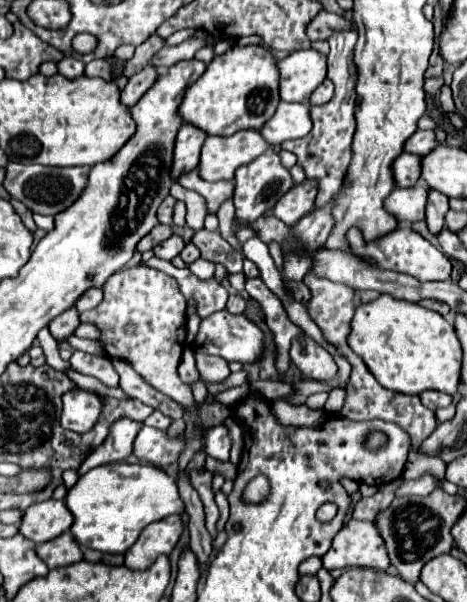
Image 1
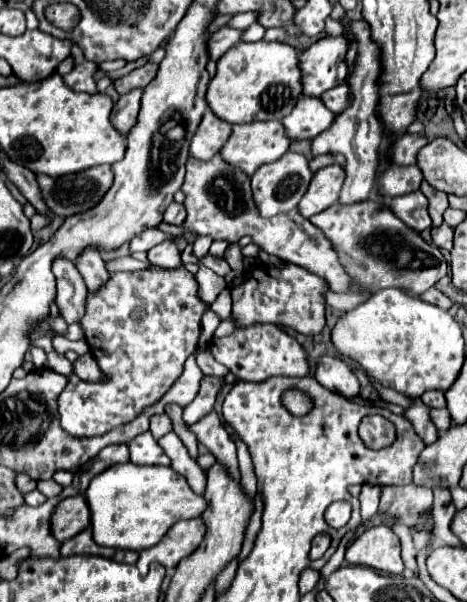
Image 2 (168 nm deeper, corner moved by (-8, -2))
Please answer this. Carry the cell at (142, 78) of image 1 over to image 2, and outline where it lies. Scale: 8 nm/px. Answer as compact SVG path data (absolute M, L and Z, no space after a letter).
M132 90L124 96L120 96L120 100L114 104L112 114L110 114L110 122L116 130L122 132L122 136L126 136L130 132L130 128L136 124L138 120L138 112L140 112L140 98L142 98L142 90Z

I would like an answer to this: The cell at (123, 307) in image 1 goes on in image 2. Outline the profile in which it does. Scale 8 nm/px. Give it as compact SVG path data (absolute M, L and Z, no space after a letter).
M150 266L146 270L138 270L138 272L116 272L110 276L110 280L106 284L100 286L100 290L96 292L88 292L88 298L86 298L86 312L84 316L80 318L80 326L84 330L84 338L86 342L90 342L90 350L98 362L98 368L102 370L104 378L98 380L98 382L84 382L80 380L78 376L68 376L68 384L64 388L64 392L58 396L58 412L60 412L60 426L64 428L64 432L68 432L70 436L74 438L90 438L90 436L102 436L106 434L108 430L116 428L116 426L122 426L122 424L128 424L132 422L136 416L140 416L148 406L152 406L154 402L158 402L168 390L170 386L180 378L182 370L184 370L184 362L186 358L196 350L198 342L200 340L200 318L202 314L208 310L208 304L204 304L200 298L198 298L198 282L194 278L194 274L190 274L184 266L180 268L160 268L160 266Z

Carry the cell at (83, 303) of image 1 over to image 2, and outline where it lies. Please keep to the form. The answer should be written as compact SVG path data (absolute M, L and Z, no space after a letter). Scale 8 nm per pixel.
M86 248L84 254L80 252L80 260L76 260L76 268L84 276L88 290L98 290L104 284L104 280L110 278L110 274L104 266L104 260L100 258L98 250L94 250L94 248Z

